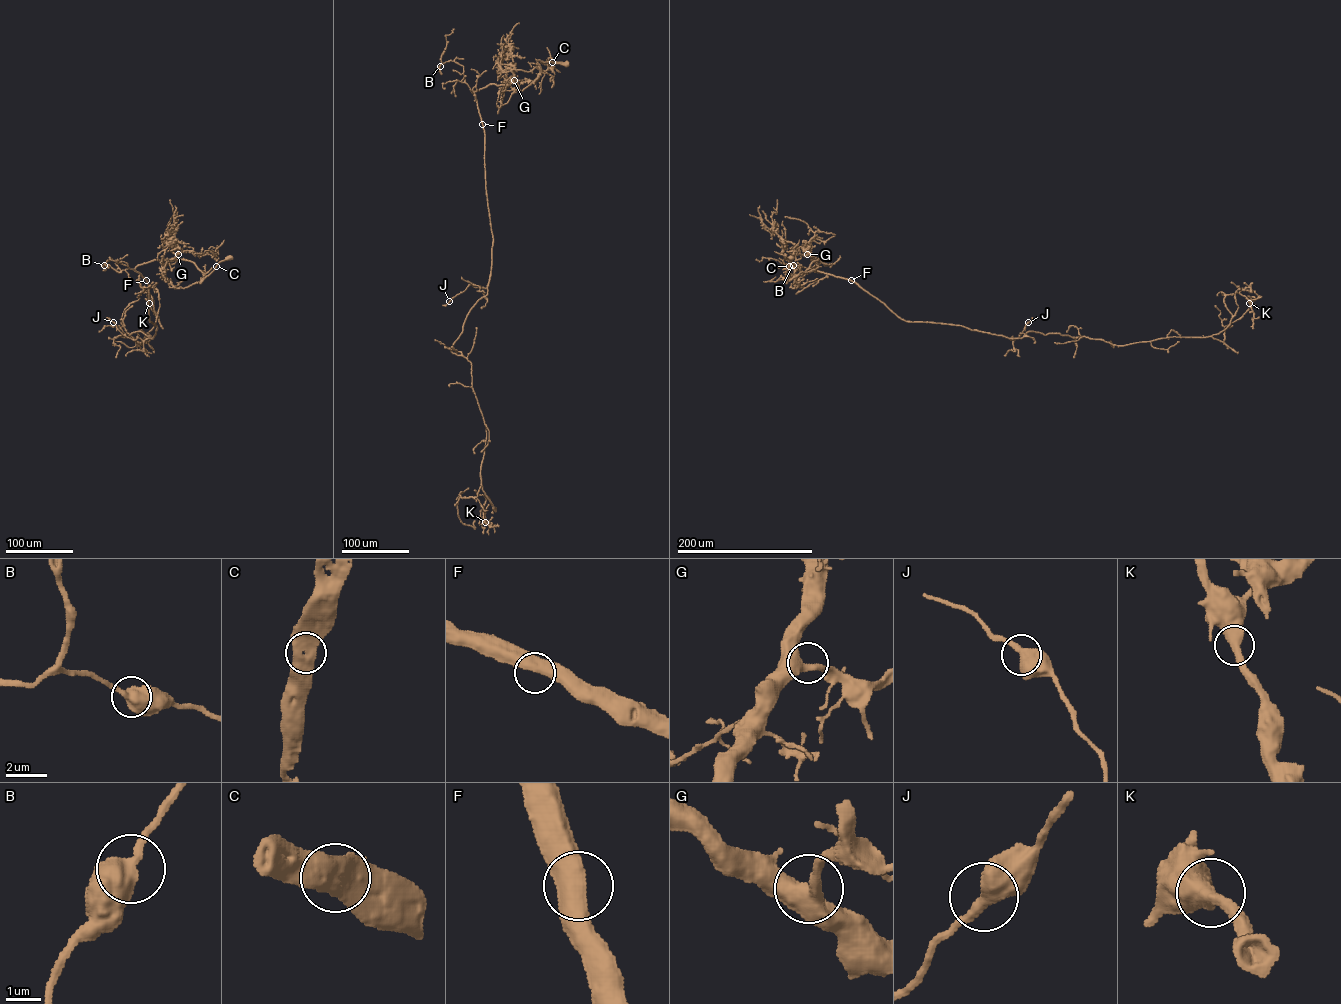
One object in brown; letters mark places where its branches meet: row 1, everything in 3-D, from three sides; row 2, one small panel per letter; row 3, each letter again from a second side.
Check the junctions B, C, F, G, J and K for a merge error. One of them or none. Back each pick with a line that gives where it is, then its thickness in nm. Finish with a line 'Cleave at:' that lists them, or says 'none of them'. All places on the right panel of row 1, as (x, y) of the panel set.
Cleave at: none of them

